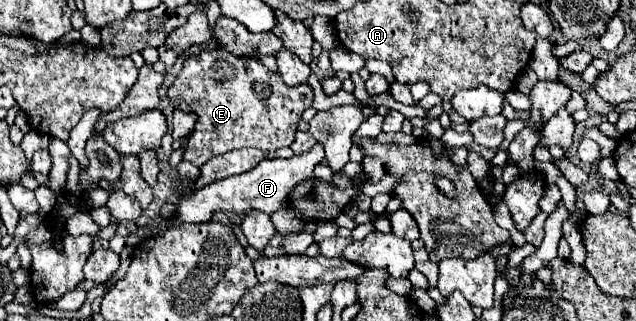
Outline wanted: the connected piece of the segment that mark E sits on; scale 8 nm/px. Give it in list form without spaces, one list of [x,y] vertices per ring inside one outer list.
[[[205,49],[183,63],[183,69],[167,89],[167,99],[173,107],[187,103],[197,113],[199,121],[183,159],[201,167],[211,157],[241,147],[257,147],[267,153],[289,147],[301,113],[313,103],[313,89],[309,85],[287,87],[259,59],[237,57],[225,49]]]

